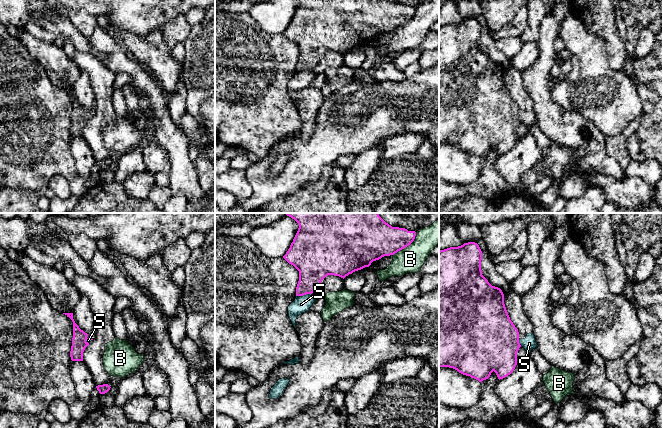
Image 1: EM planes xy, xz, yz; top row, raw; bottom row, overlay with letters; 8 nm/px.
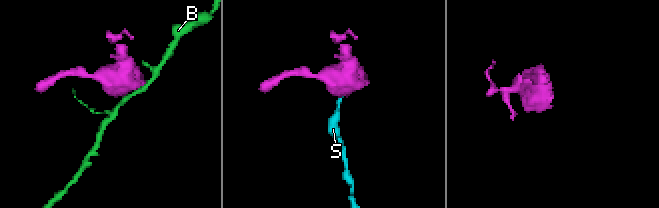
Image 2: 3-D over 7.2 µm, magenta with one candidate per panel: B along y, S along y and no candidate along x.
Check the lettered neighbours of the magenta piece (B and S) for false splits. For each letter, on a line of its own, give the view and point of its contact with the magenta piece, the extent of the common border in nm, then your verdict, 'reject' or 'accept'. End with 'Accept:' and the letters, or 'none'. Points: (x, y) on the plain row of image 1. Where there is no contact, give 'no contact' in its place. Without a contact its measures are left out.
B: meets magenta in xz at (407, 21); contact 260 nm long; reject
S: meets magenta in xz at (303, 70); contact 130 nm long; reject
Accept: none

